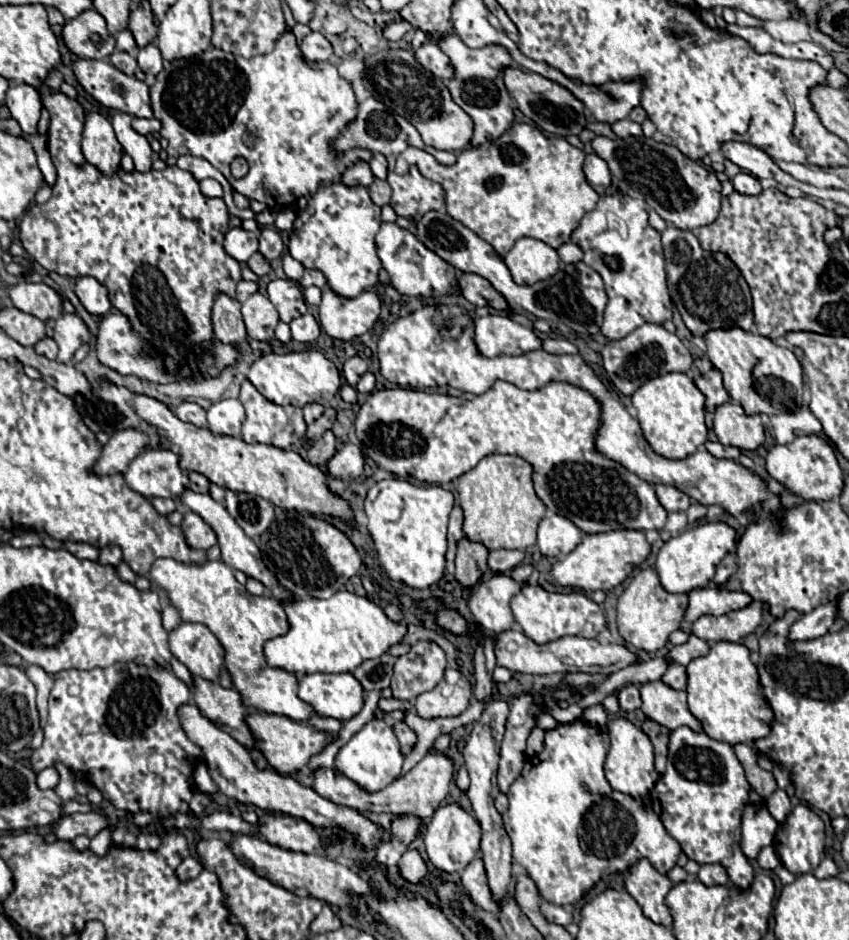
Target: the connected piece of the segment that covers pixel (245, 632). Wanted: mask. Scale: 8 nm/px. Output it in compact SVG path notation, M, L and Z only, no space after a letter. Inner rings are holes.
M169 557L155 559L149 569L149 581L153 587L159 587L169 595L181 621L201 621L219 639L225 651L225 667L247 707L285 715L295 721L307 721L313 711L297 697L297 677L287 675L287 671L275 671L263 663L263 643L287 631L287 617L283 615L283 607L279 607L277 599L247 593L247 589L233 577L231 567L223 561L205 561L195 565Z

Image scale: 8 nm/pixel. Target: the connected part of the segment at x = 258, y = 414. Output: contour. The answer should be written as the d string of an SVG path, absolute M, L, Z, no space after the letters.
M251 381L241 383L239 401L243 403L245 413L247 413L247 419L243 423L243 441L245 443L265 443L265 445L273 445L279 449L289 449L293 445L293 441L301 439L303 431L307 429L307 425L303 421L303 413L299 407L293 407L293 405L281 407L281 405L271 403L251 385Z

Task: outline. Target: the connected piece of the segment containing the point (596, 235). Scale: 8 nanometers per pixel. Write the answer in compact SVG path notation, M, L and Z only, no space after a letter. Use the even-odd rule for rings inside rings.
M621 193L605 195L599 199L597 207L589 211L571 233L571 243L579 245L583 251L583 263L595 269L603 283L609 297L605 309L605 323L601 333L607 339L623 339L643 323L657 323L671 320L673 302L667 289L667 275L665 275L665 261L663 261L663 247L661 247L661 233L657 233L647 223L647 203L639 199L625 197ZM605 213L615 213L627 225L625 239L621 235L603 235L607 231L607 217ZM601 255L617 255L621 259L621 269L611 271Z

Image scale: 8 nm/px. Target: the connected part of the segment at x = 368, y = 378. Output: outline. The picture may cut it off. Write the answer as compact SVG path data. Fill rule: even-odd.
M367 372L365 373L356 386L356 390L360 393L369 394L375 389L376 379L375 376Z

